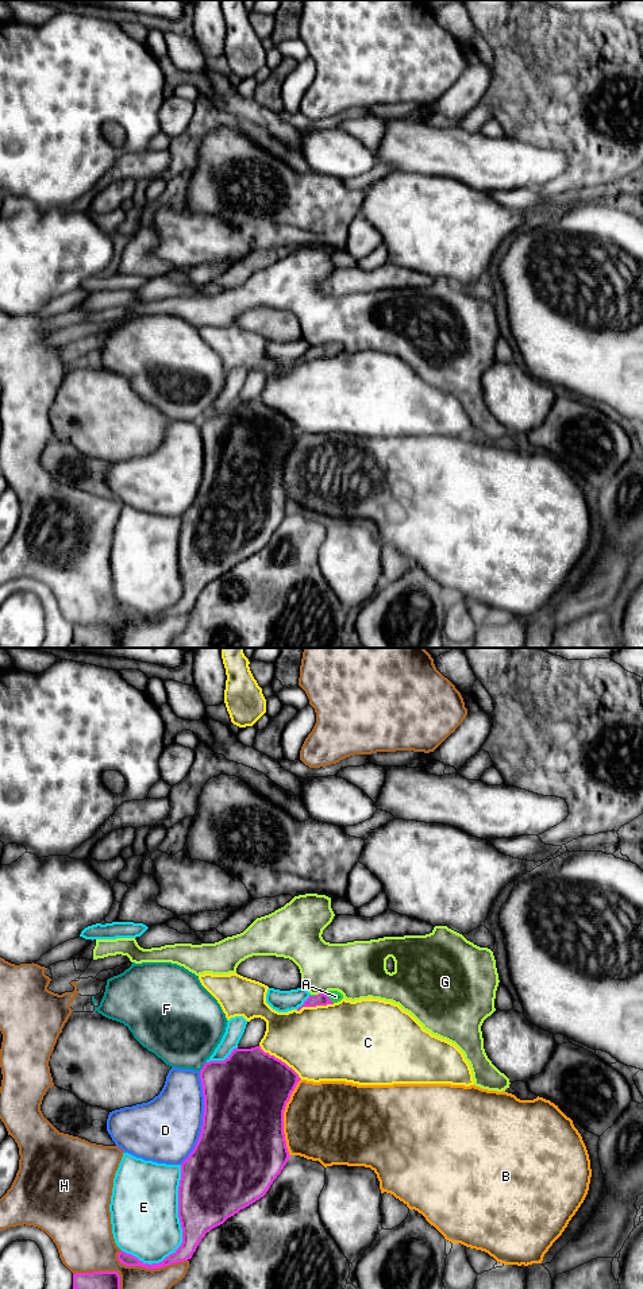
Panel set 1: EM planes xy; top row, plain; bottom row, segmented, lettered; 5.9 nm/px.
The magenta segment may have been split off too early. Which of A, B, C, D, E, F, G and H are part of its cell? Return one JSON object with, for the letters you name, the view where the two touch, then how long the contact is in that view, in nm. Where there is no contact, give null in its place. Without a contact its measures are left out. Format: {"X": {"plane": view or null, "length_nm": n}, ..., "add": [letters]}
{"A": {"plane": "xy", "length_nm": 80}, "add": ["A"]}

